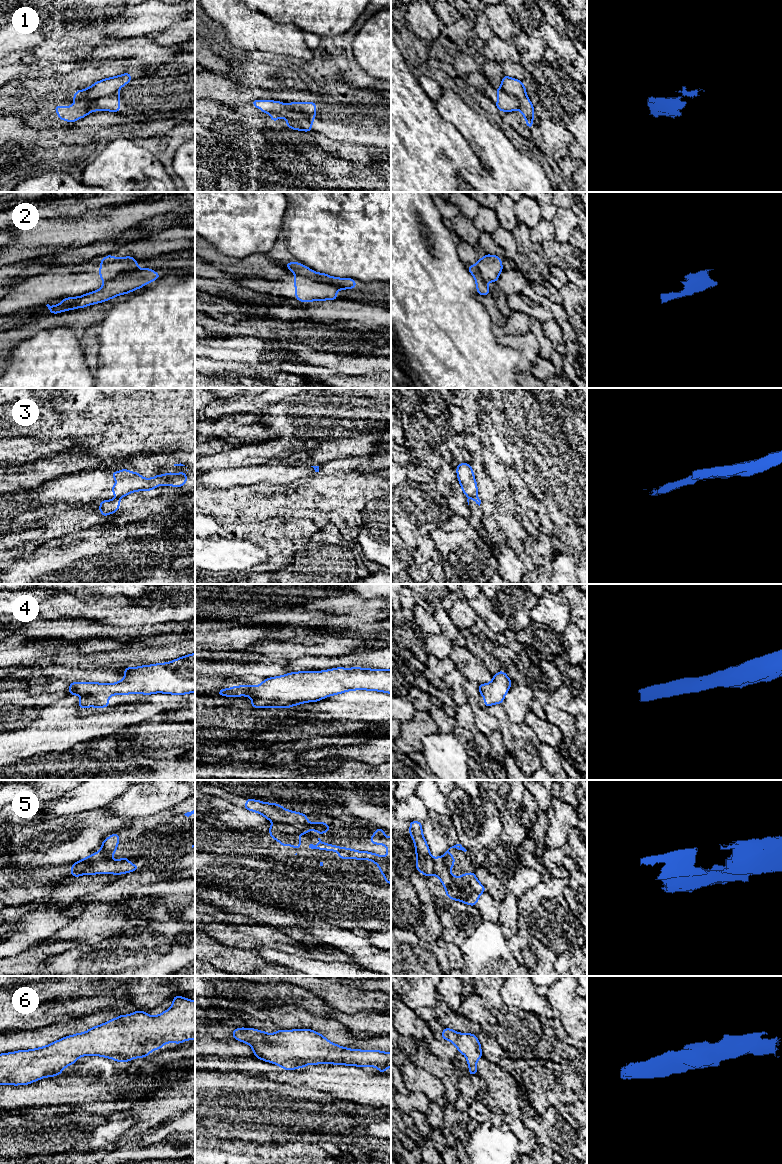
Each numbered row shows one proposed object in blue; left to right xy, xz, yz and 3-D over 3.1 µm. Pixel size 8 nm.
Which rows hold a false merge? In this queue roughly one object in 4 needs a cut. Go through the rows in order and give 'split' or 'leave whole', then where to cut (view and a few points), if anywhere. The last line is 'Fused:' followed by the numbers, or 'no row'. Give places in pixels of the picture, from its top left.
1: split; cut in xy along (117, 90), (94, 99), (90, 103), (91, 110)
2: split; cut in xz along (295, 274), (326, 282), (335, 290)
3: split; cut in yz along (475, 495), (468, 497)
4: leave whole; no cut
5: leave whole; no cut
6: leave whole; no cut
Fused: 1, 2, 3

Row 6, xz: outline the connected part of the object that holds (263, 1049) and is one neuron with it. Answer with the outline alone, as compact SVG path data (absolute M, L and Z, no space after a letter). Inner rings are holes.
M241 1027L233 1030L232 1036L250 1045L256 1058L281 1066L284 1070L323 1063L376 1067L379 1073L391 1067L391 1052L348 1049L310 1029L277 1030L269 1034Z

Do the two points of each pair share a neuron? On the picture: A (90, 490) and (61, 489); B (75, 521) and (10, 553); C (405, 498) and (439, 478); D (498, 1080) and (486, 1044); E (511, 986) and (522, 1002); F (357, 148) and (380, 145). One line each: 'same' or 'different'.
A: same
B: same
C: different
D: different
E: same
F: same

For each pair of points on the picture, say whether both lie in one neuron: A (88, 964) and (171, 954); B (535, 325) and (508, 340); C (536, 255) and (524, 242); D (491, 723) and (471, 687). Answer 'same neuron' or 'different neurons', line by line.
A: same neuron
B: different neurons
C: same neuron
D: same neuron

